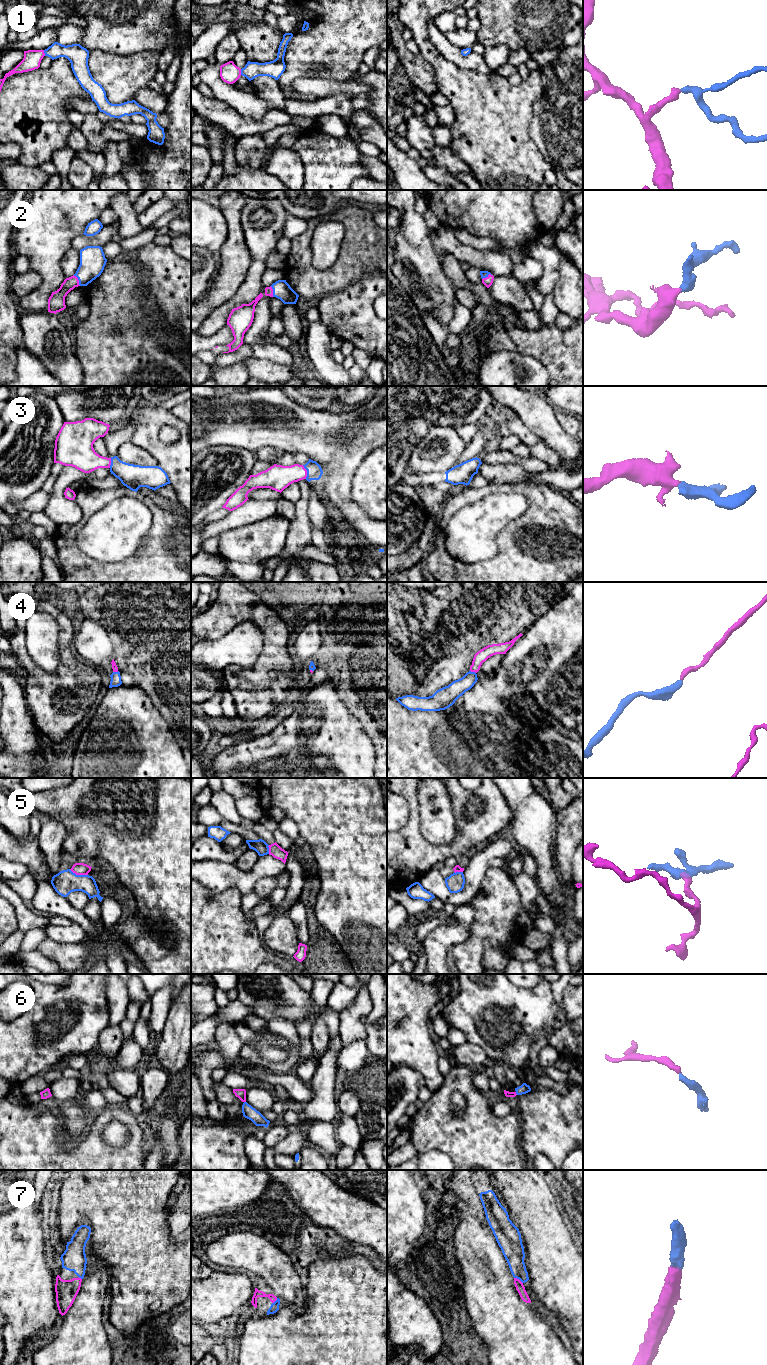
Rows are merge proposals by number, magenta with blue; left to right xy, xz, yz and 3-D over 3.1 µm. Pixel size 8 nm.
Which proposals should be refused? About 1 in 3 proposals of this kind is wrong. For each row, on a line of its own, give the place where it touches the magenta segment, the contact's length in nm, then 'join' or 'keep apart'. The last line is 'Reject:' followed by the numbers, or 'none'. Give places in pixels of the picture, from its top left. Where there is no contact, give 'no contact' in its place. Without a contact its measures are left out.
1: meets magenta in xy at (44, 53); contact 50 nm long; join
2: meets magenta in xy at (78, 280); contact 110 nm long; join
3: meets magenta in xz at (306, 472); contact 120 nm long; join
4: meets magenta in yz at (473, 671); contact 50 nm long; join
5: meets magenta in xy at (78, 874); contact 160 nm long; keep apart
6: meets magenta in yz at (515, 1093); contact 30 nm long; join
7: meets magenta in yz at (518, 1279); contact 90 nm long; join
Reject: 5

